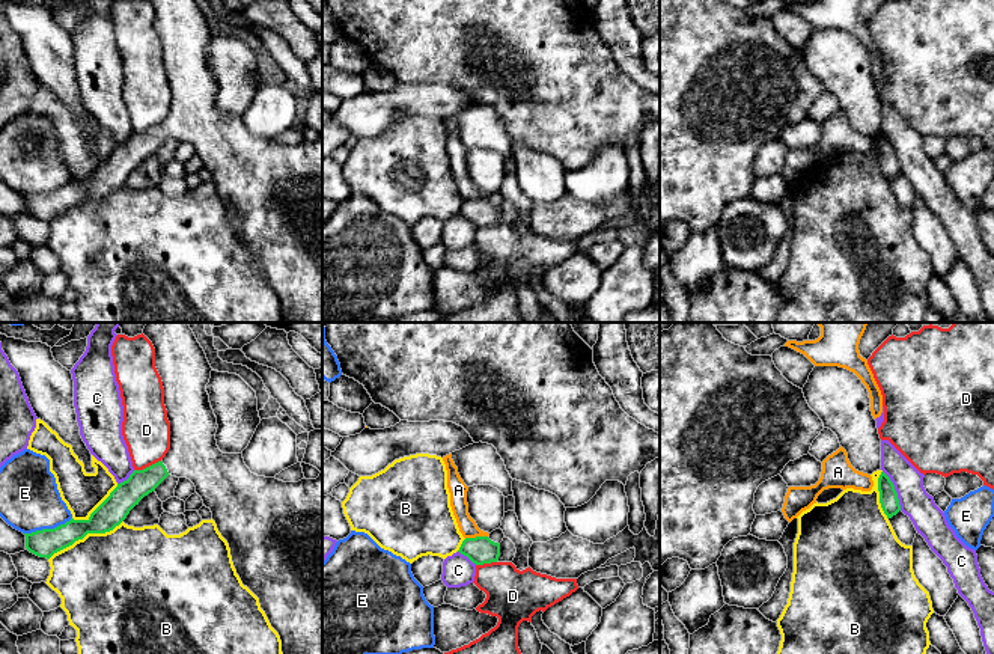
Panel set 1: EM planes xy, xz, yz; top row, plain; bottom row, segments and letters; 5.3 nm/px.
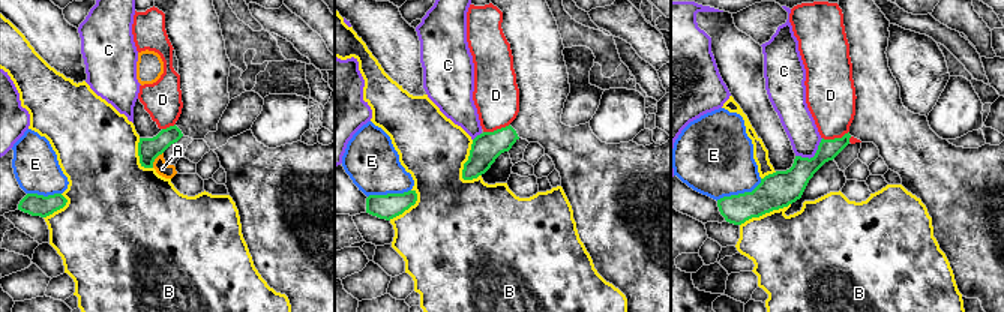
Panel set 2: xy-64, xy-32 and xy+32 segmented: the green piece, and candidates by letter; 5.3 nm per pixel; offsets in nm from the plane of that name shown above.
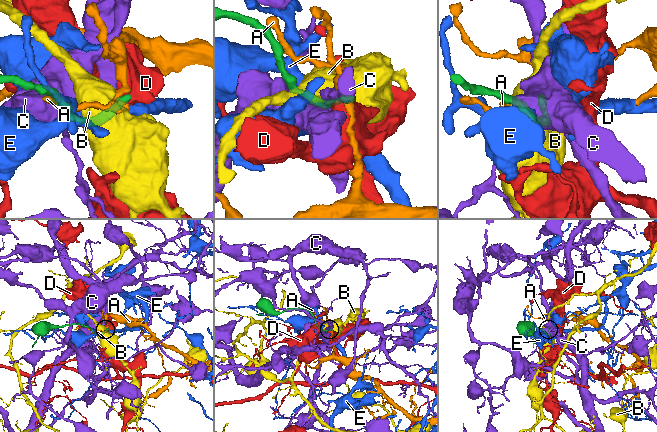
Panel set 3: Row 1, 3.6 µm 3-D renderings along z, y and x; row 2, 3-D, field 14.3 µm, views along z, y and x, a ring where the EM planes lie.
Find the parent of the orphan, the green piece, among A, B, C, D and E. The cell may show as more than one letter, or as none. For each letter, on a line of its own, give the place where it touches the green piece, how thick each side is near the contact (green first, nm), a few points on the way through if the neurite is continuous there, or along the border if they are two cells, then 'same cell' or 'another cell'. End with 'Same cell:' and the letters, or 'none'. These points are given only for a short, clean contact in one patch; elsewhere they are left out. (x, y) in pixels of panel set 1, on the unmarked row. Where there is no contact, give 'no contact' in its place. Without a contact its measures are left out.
A: contact xz (476, 199); calibres 150 and 100 nm; border xz (487, 198), (466, 201); another cell
B: contact xy (85, 198); calibres 150 and 480 nm; another cell
C: contact yz (895, 152); calibres 100 and 170 nm; border yz (883, 133), (893, 148), (901, 172); another cell
D: contact xy (146, 130); calibres 150 and 260 nm; border xy (160, 122), (134, 133); another cell
E: contact xy (47, 192); calibres 150 and 320 nm; another cell
Same cell: none

